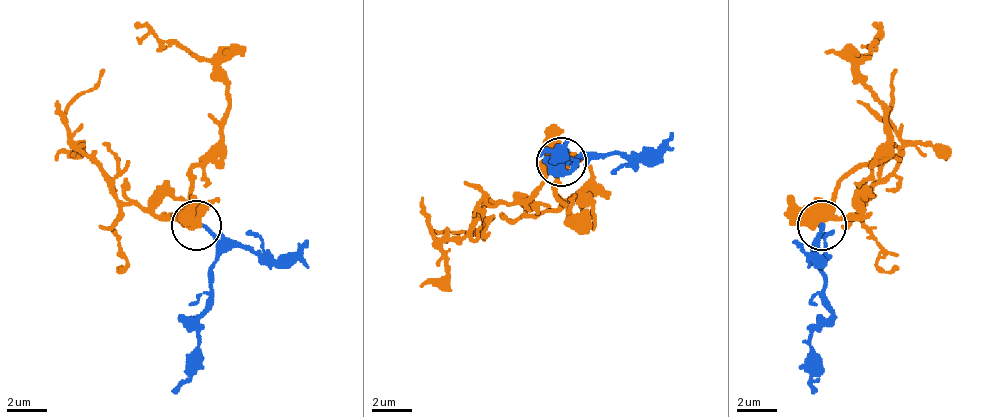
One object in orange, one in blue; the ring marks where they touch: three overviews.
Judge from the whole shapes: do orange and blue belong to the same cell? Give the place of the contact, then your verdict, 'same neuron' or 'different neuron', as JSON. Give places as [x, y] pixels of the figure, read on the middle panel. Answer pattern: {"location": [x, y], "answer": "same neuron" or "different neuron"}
{"location": [561, 162], "answer": "different neuron"}

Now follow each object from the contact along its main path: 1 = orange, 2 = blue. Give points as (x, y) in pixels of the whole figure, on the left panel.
1: (195, 226), (190, 172), (219, 137), (229, 102), (214, 67), (185, 48), (135, 23)
2: (195, 226), (214, 241), (214, 266), (200, 320), (200, 370), (175, 395)

